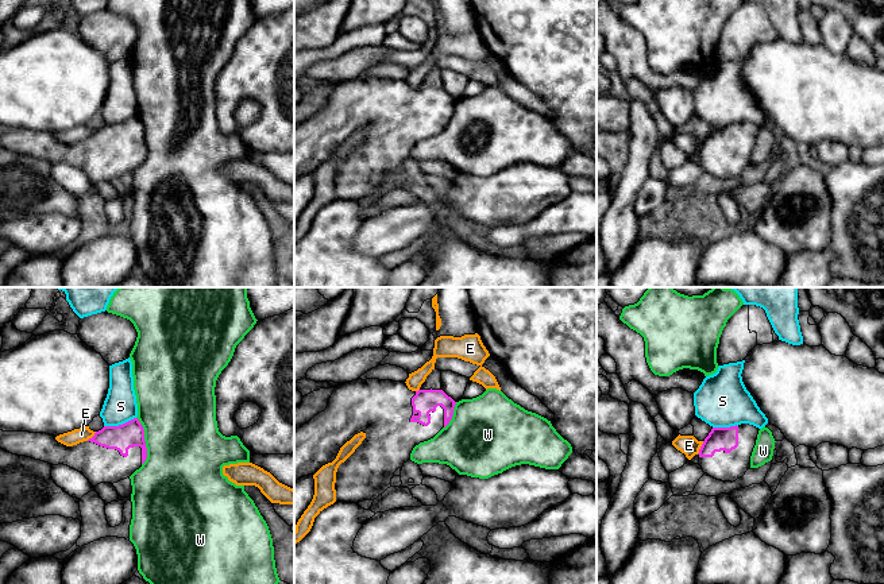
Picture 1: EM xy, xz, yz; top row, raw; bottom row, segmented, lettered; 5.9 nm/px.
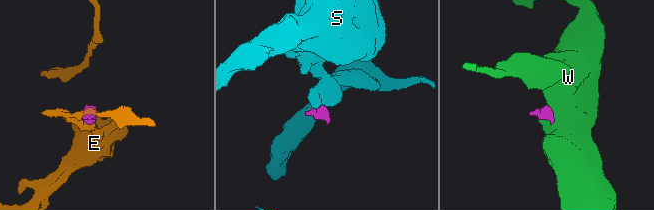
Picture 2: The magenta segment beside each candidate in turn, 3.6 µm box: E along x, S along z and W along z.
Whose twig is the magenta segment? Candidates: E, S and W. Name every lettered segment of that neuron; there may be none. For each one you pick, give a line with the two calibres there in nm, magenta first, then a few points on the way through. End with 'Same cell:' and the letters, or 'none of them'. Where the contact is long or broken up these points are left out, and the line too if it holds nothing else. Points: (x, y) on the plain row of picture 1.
Same cell: none of them

